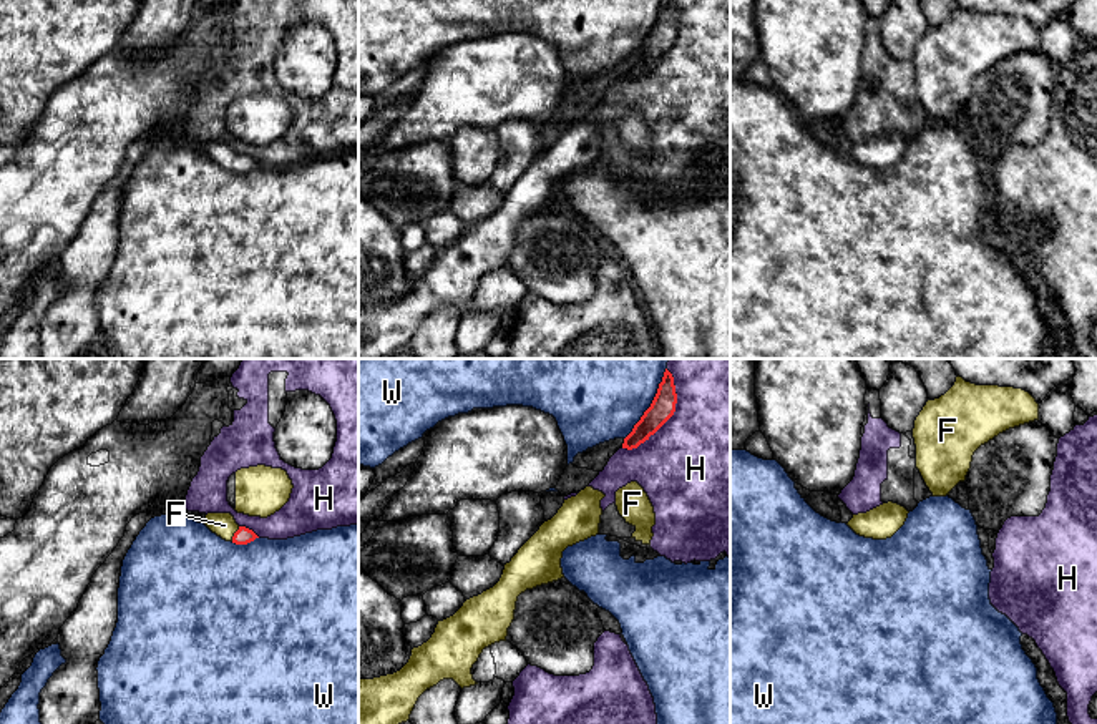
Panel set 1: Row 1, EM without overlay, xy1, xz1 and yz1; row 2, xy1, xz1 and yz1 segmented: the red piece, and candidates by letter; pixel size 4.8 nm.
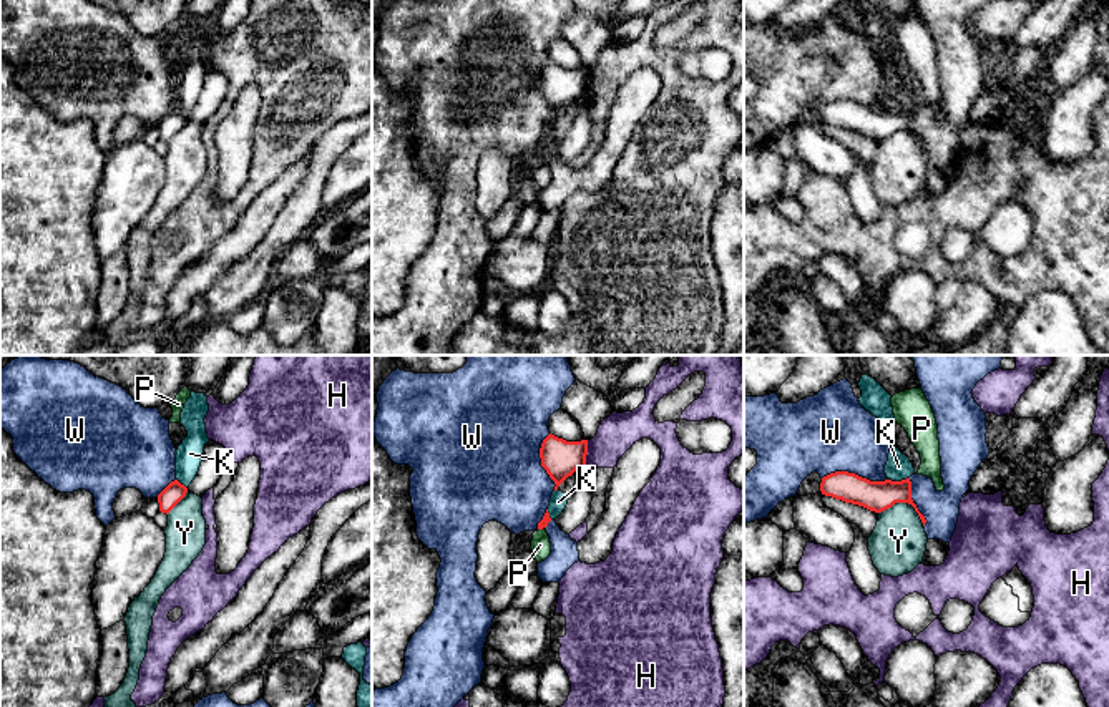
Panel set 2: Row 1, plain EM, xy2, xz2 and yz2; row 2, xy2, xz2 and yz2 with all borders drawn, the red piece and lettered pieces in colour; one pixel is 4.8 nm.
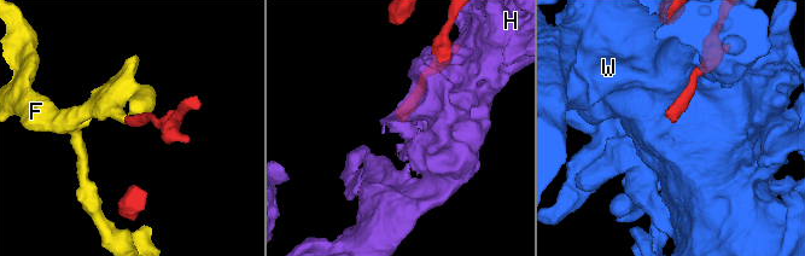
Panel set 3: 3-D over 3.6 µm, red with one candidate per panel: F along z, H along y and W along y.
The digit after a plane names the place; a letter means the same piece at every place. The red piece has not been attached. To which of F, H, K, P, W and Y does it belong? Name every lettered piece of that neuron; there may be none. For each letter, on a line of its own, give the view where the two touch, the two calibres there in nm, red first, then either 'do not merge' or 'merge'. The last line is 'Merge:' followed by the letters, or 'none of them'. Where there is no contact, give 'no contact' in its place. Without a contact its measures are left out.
F: contact in xy1; calibres 80 and 120 nm; merge
H: contact in xz1; calibres 120 and 500 nm; do not merge
K: contact in yz2; calibres 150 and 130 nm; do not merge
P: contact in xz2; calibres 50 and 100 nm; do not merge
W: contact in xz1; calibres 120 and 340 nm; do not merge
Y: contact in yz2; calibres 150 and 280 nm; do not merge
Merge: F

